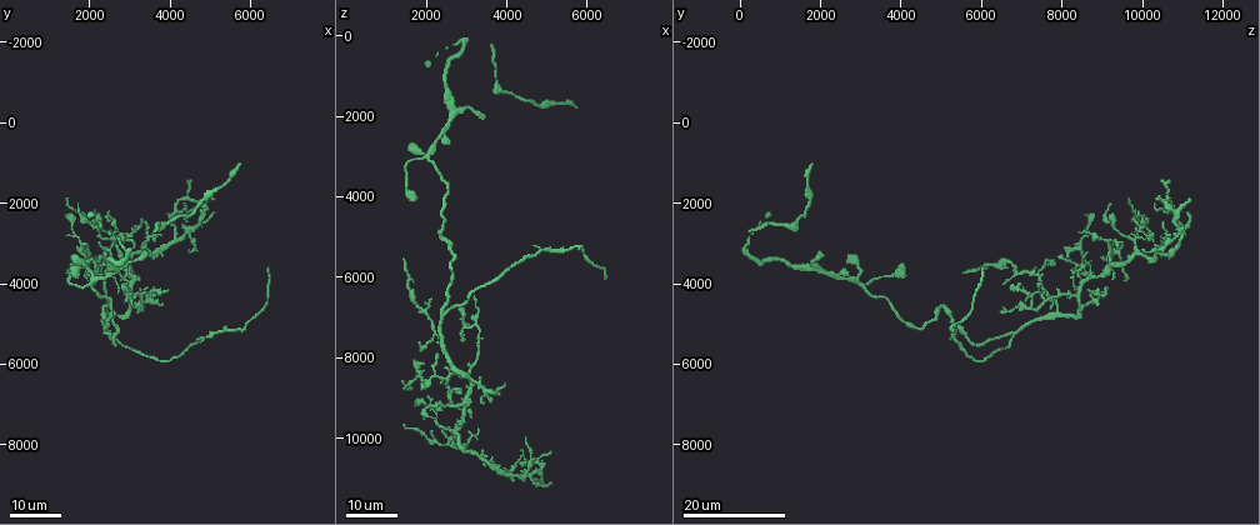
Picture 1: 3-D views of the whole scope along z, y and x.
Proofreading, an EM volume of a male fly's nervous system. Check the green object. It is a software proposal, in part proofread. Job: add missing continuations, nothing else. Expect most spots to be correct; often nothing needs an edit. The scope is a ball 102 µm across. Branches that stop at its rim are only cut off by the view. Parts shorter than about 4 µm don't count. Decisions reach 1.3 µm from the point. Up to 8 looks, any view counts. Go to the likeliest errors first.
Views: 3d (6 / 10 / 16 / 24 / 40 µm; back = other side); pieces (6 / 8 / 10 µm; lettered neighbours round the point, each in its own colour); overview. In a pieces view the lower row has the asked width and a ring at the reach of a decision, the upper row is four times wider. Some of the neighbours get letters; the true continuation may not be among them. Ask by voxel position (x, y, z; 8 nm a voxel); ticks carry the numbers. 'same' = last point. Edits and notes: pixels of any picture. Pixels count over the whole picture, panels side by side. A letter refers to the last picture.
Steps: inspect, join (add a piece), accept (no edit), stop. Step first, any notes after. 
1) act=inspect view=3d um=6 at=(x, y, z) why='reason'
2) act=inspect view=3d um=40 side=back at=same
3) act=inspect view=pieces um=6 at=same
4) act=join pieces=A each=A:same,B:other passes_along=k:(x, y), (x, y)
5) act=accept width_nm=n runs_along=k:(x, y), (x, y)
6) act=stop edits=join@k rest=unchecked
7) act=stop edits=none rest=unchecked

act=inspect view=3d um=24 at=(6500, 3650, 5950) why='long arm stops here'

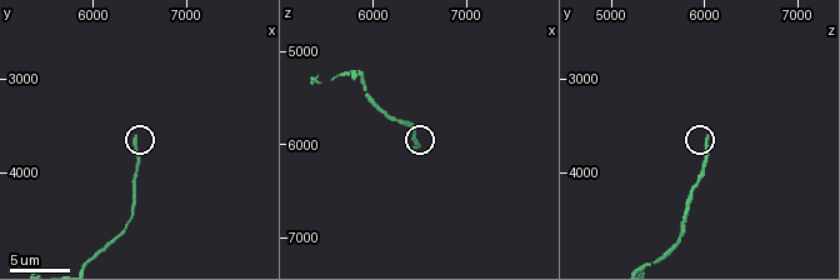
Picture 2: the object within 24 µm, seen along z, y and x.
act=inspect view=3d um=10 at=(6450, 3600, 6000)

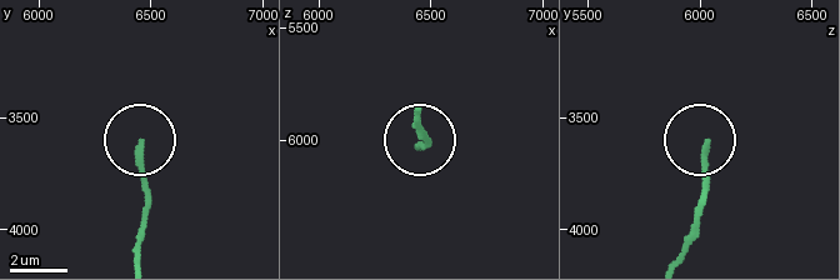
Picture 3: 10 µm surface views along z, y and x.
act=inspect view=pieces um=8 at=(6440, 3640, 6020) why='what lies round it'

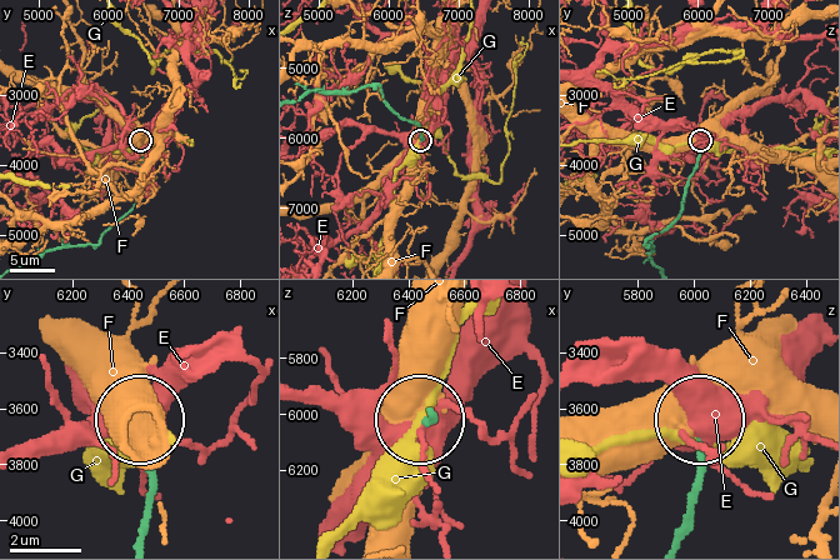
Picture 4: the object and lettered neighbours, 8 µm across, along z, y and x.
act=accept each=E:other,F:other,G:other runs_along=4:(673, 536), (699, 464), (699, 423) found='no lettered piece goes on from it'

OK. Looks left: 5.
act=inspect view=3d um=24 at=(1450, 3750, 5550) why='long arm stops here'

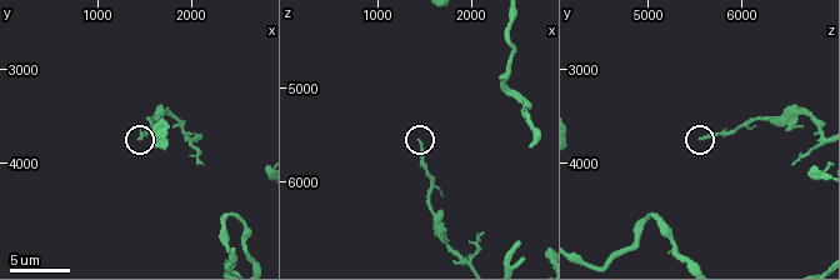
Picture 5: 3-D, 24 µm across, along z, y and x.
act=inspect view=pieces um=8 at=(1450, 3750, 5550)

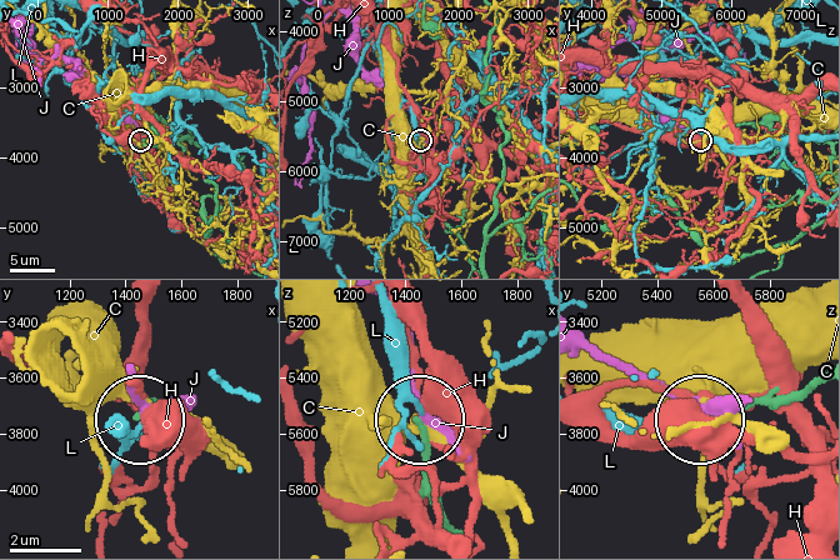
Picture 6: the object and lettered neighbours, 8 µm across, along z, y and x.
act=accept width_nm=170 each=C:other,H:other,J:other,L:other found='no lettered piece goes on from it'

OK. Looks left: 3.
act=inspect view=3d um=24 at=(1700, 3600, 4150) why='free end'

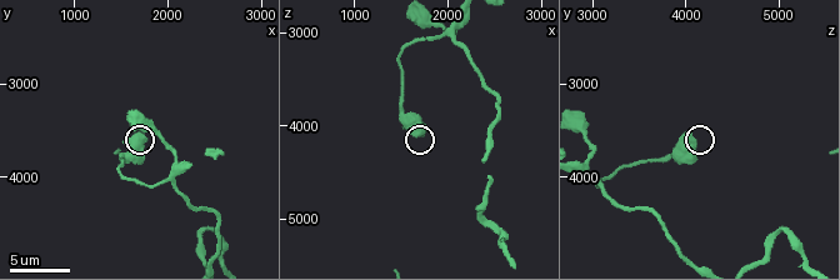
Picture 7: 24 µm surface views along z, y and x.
act=inspect view=pieces um=8 at=same

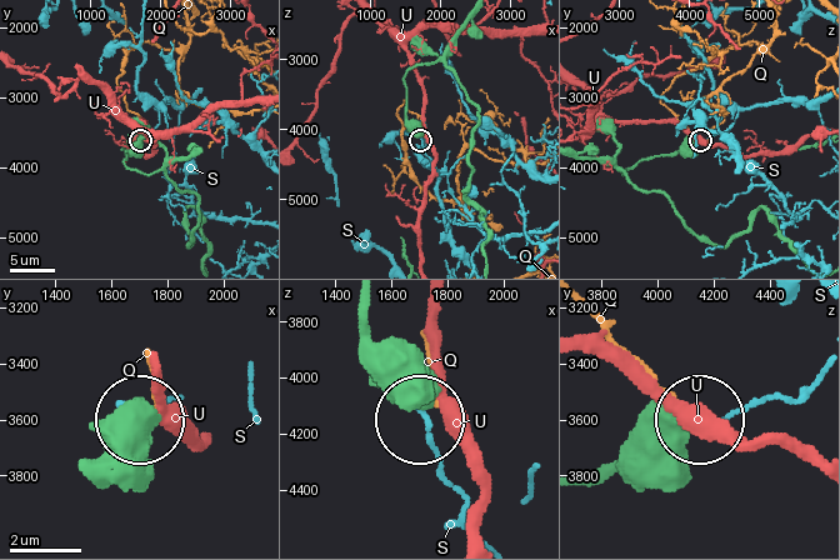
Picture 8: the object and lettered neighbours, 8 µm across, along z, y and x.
act=accept each=Q:other,S:other,U:other found='none of them fits'

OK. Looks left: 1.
act=inspect view=pieces um=6 at=(2100, 4000, 6550) why='an open end'

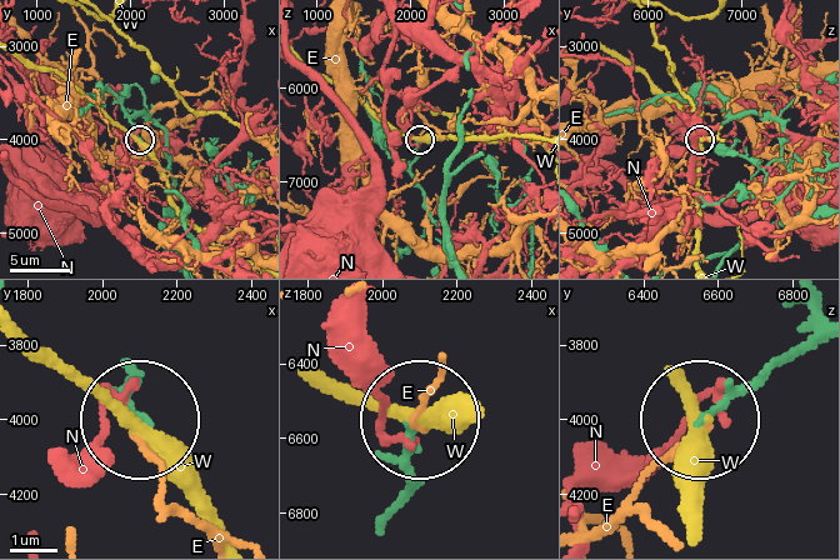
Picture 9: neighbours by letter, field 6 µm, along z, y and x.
act=accept width_nm=140 each=E:other,N:other,W:other runs_along=9:(166, 210), (165, 133), (141, 111), (131, 119), (139, 138) found='no lettered piece goes on from it'

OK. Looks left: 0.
act=stop edits=none rest=unchecked

